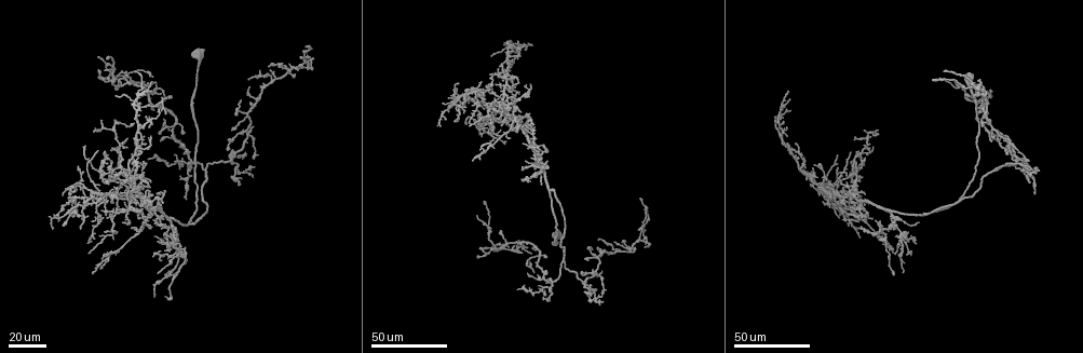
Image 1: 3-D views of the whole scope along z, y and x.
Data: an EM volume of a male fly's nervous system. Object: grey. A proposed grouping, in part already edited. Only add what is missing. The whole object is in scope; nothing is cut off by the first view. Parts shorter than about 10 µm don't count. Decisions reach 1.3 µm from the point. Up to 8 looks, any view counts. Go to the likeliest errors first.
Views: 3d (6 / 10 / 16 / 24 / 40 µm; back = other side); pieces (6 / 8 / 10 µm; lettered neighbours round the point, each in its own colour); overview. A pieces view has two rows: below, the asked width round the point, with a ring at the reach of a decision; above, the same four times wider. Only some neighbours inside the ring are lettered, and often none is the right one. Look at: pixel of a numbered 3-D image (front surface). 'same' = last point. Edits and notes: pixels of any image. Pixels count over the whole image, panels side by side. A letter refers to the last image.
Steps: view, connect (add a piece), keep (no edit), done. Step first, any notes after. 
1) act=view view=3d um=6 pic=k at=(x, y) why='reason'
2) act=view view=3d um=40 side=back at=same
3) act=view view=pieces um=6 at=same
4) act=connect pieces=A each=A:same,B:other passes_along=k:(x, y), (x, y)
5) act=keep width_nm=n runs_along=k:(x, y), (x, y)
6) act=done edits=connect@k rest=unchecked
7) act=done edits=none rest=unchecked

act=view view=3d um=24 pic=1 at=(871, 147) why='end of a long branch'

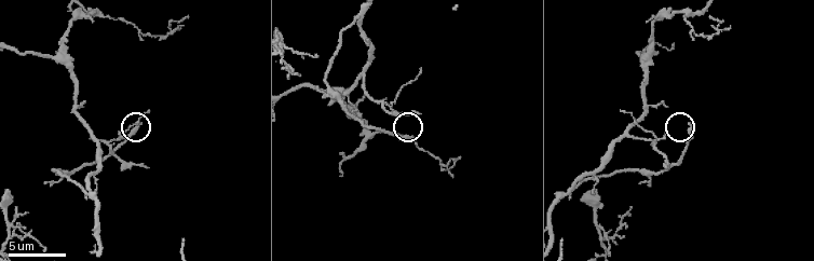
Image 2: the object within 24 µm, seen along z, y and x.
act=view view=pieces um=8 pic=2 at=(413, 138)

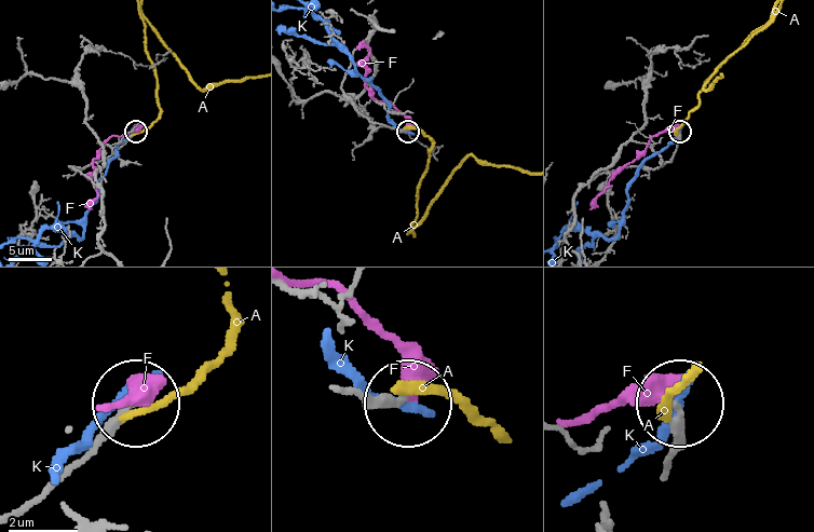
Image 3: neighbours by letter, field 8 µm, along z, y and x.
act=keep each=A:other,F:other,K:other runs_along=3:(668, 460), (677, 401) found='no lettered piece goes on from it'

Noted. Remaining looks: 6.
act=view view=3d um=24 pic=1 at=(178, 239) why='an open end'

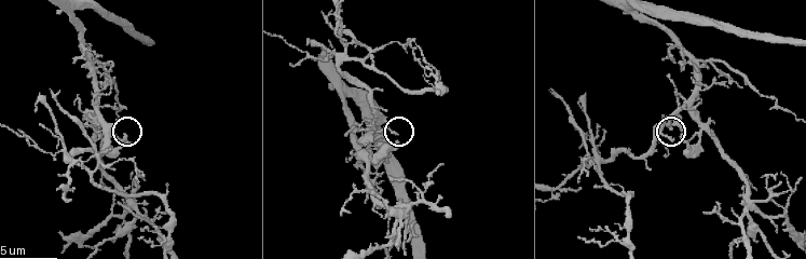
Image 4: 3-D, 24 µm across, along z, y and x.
act=view view=pieces um=6 pic=4 at=(127, 134)

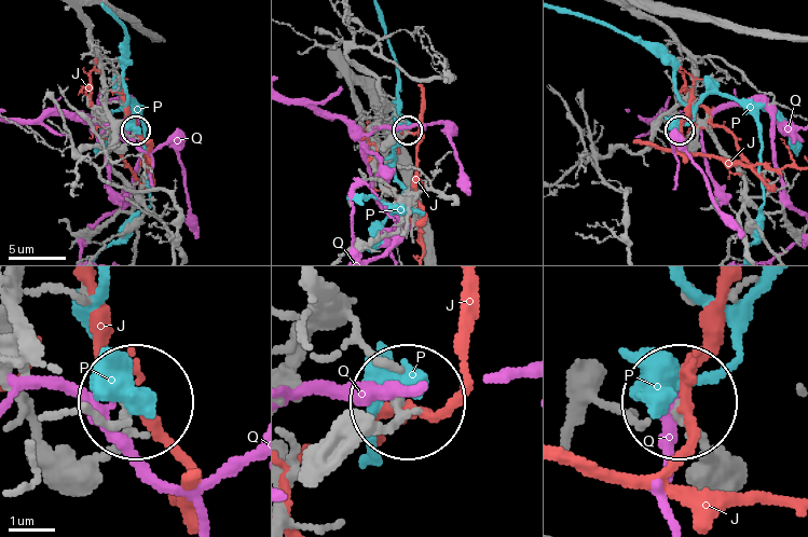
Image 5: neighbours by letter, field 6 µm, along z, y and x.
act=keep each=J:other,P:other,Q:other runs_along=5:(643, 12), (693, 67), (698, 133), (688, 143), (681, 132) found='none of them fits'

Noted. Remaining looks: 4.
act=view view=3d um=24 pic=1 at=(546, 299) why='long arm stops here'

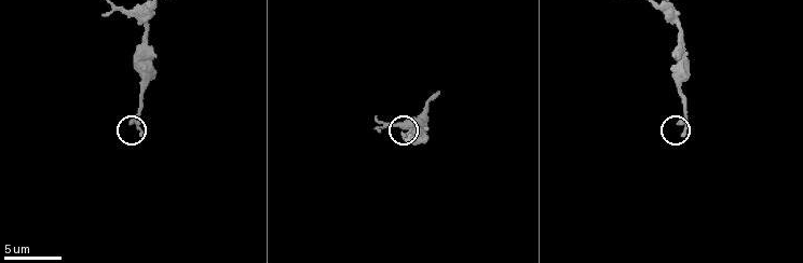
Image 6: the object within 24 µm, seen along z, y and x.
act=view view=pieces um=10 pic=6 at=(412, 138)

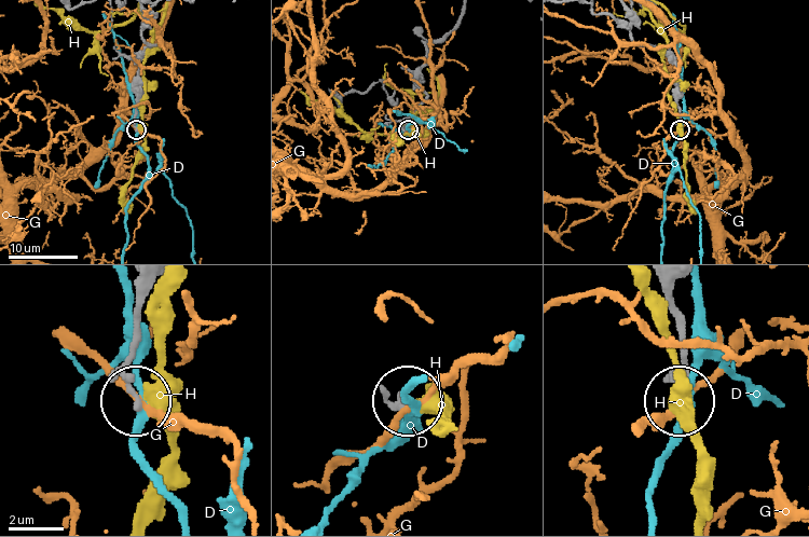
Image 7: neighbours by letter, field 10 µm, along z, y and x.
act=keep each=D:other,G:other,H:other runs_along=7:(146, 283), (125, 380), (136, 398) found='none of them fits'

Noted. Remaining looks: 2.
act=view view=3d um=40 pic=1 at=(514, 246) why='free end'

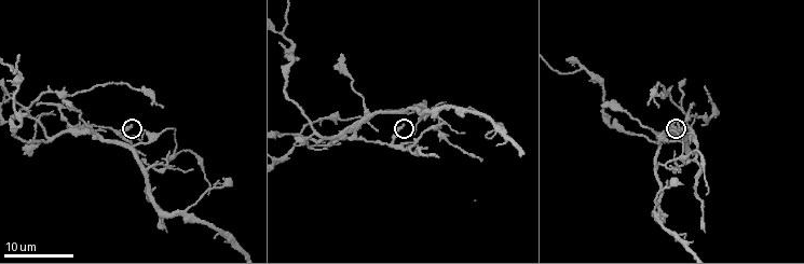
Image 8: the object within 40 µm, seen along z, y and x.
act=view view=pieces um=6 pic=8 at=(401, 125)

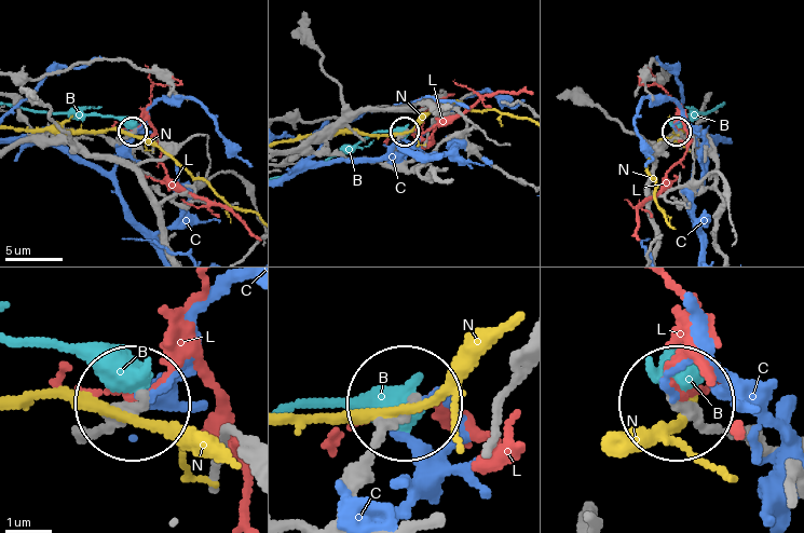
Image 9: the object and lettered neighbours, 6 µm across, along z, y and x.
act=keep width_nm=210 each=B:other,C:other,L:other,N:other runs_along=9:(346, 511), (363, 454), (400, 411) found='no lettered piece goes on from it'

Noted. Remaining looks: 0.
act=done edits=none rest=unchecked

